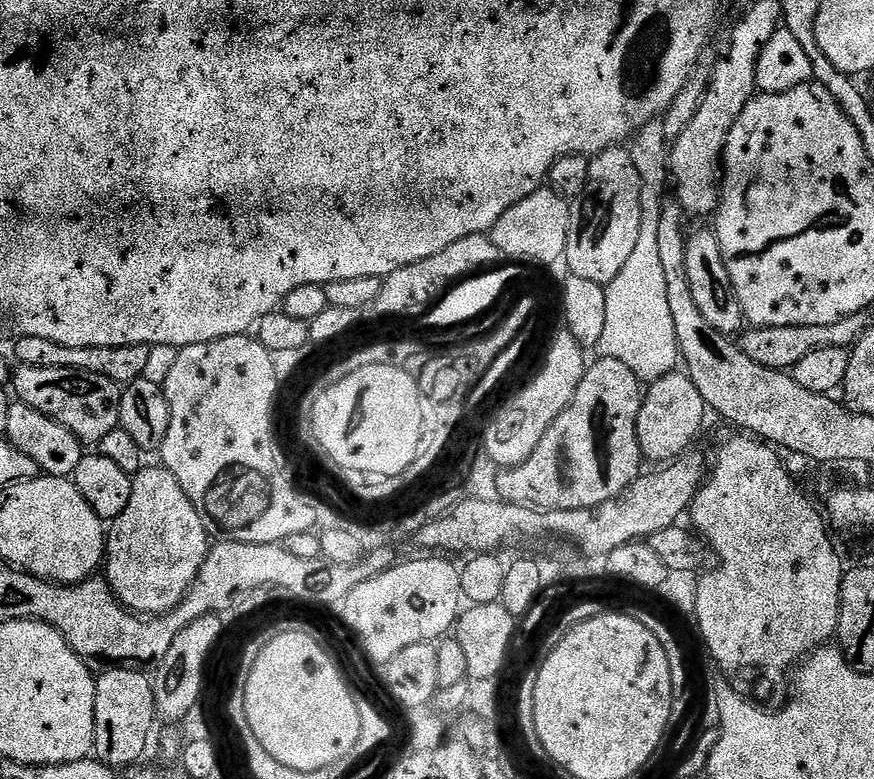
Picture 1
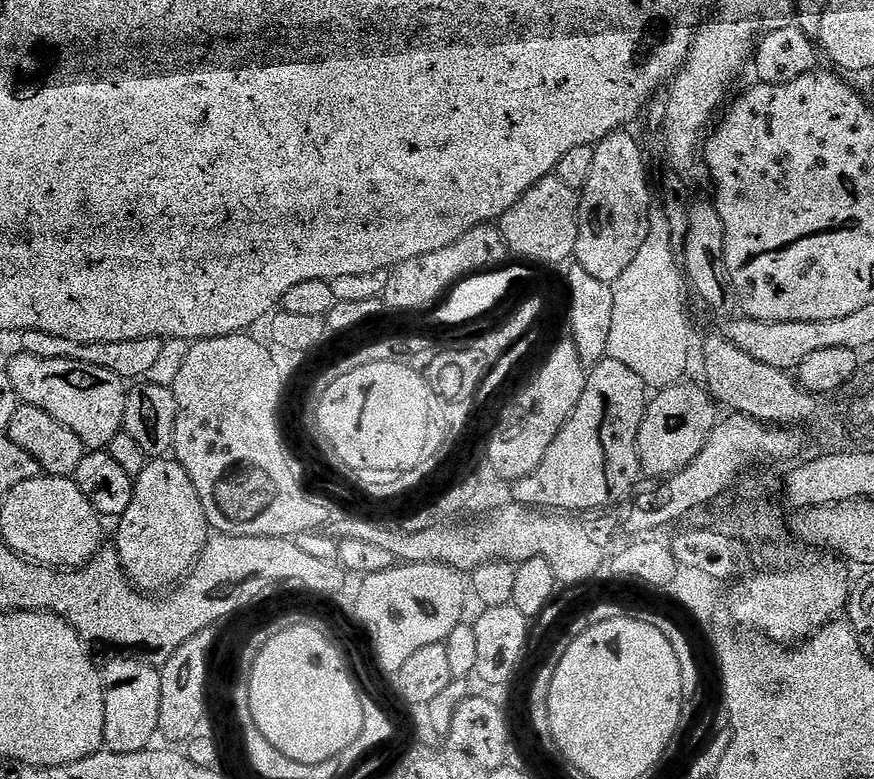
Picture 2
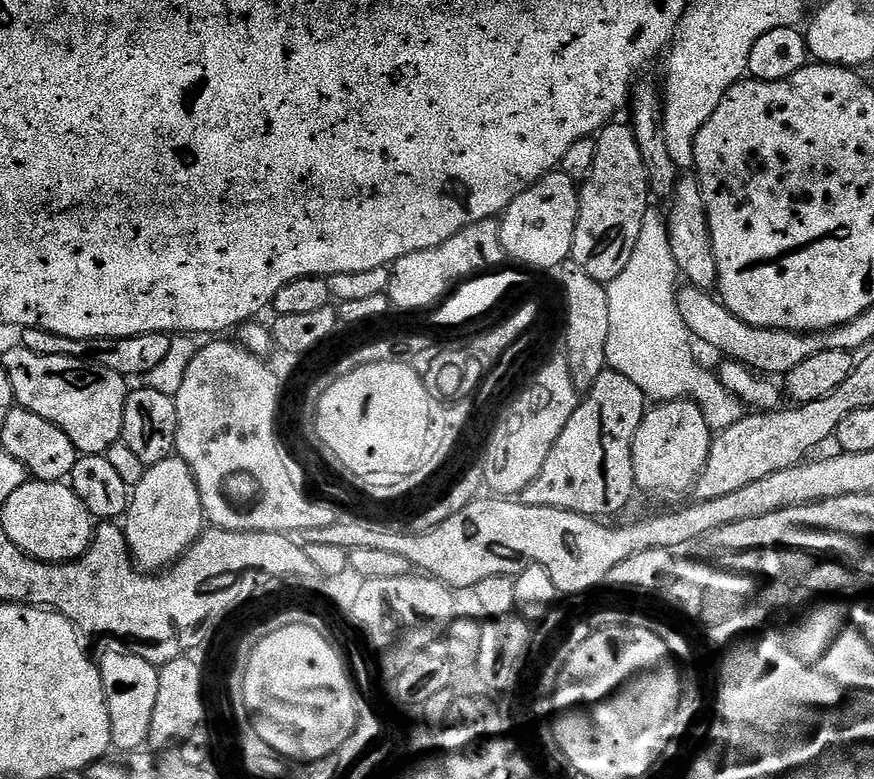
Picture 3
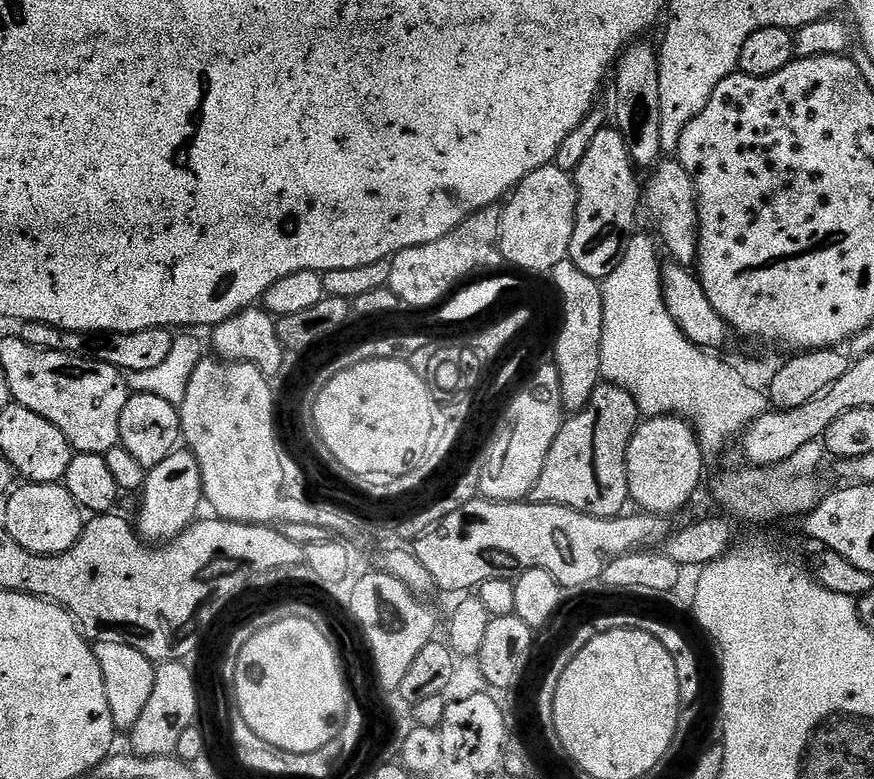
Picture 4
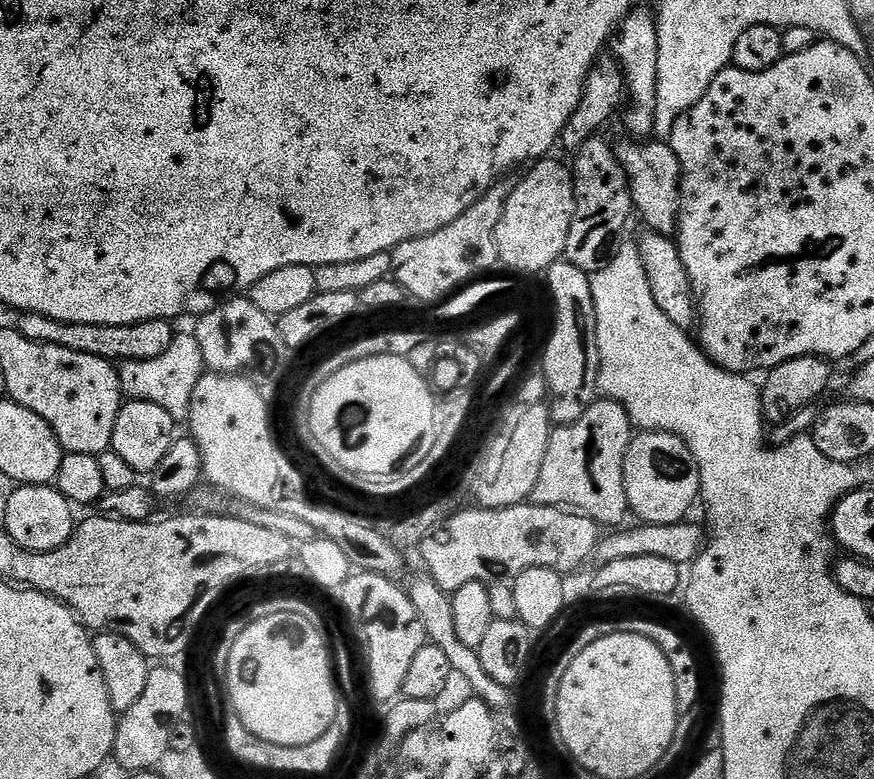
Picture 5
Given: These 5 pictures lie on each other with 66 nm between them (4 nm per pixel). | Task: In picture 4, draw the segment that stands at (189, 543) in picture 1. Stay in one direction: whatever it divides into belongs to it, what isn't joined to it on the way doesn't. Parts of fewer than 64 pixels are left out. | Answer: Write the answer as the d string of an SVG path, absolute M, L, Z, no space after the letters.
M180 446L177 447L176 451L172 452L166 458L162 458L162 462L158 462L158 466L147 469L144 478L144 487L139 493L138 499L140 499L140 524L138 523L138 531L141 536L144 537L145 541L148 542L167 542L175 538L178 534L182 534L187 530L192 523L197 519L200 504L202 508L202 501L204 500L204 487L202 486L202 470L198 466L198 458L194 458L194 454L188 451L187 447Z

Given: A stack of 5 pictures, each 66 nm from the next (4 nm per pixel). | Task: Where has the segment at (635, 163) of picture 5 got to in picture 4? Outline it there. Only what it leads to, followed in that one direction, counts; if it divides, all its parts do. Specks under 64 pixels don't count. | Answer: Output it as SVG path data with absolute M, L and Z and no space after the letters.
M676 158L661 159L649 176L652 177L649 180L645 179L642 184L642 204L646 212L652 215L652 220L656 223L657 230L660 231L658 240L663 251L667 255L669 252L672 255L669 257L677 264L695 265L700 223L698 222L698 206L696 205L696 187L692 176Z

